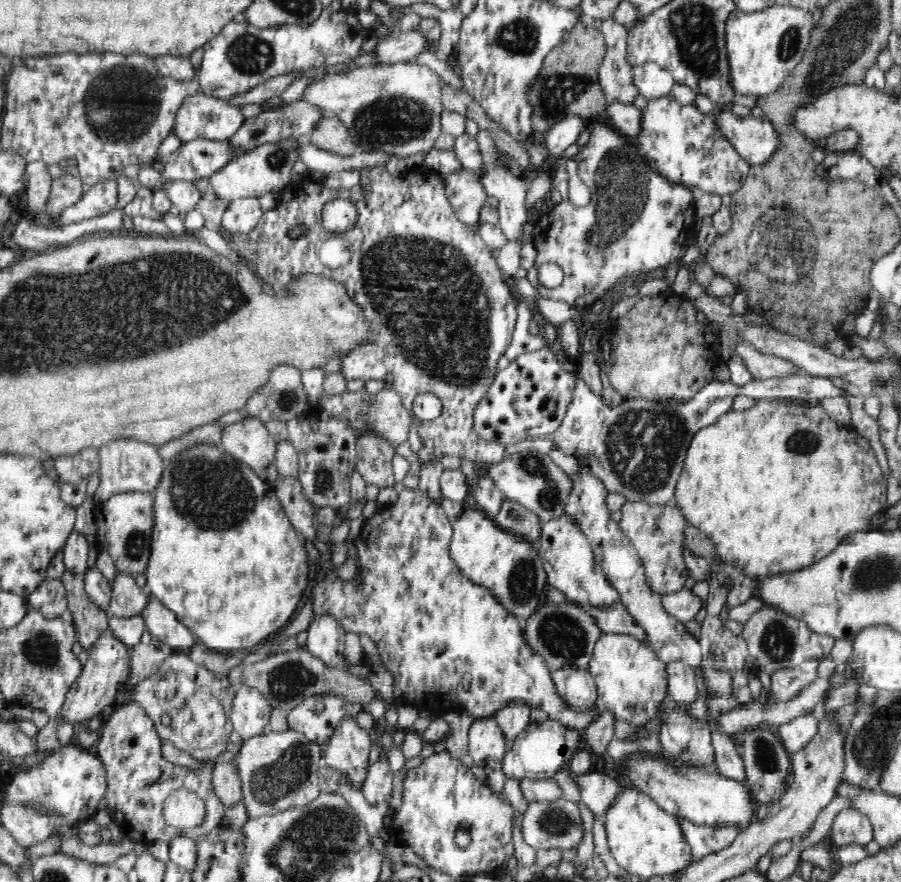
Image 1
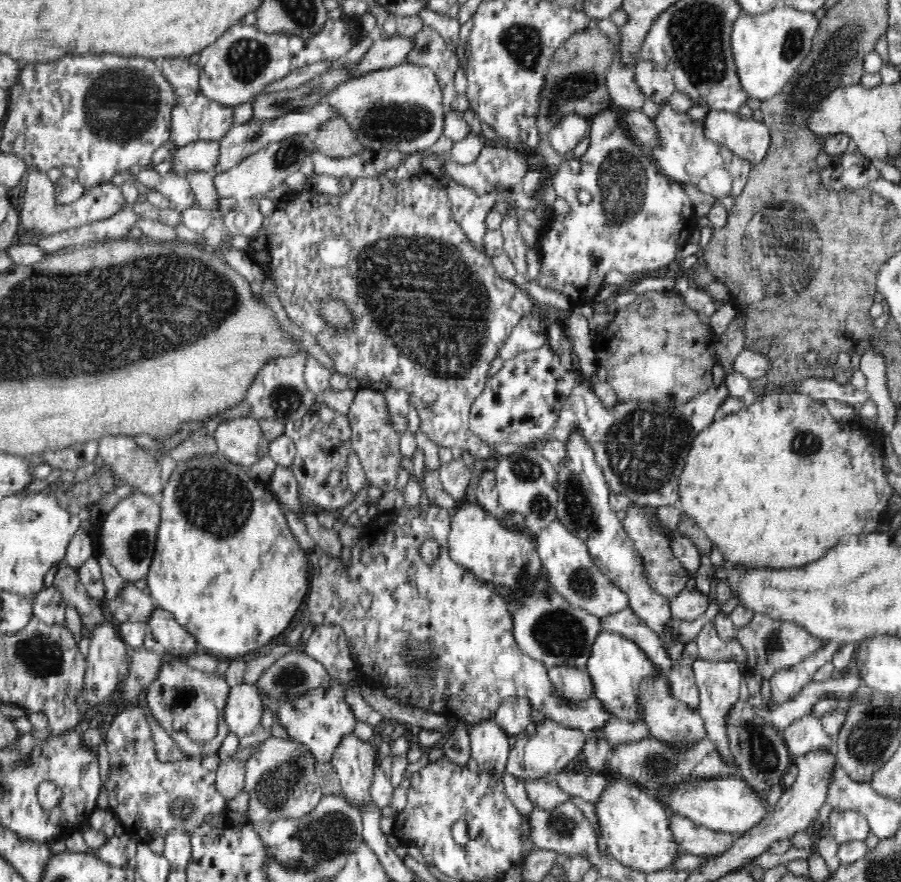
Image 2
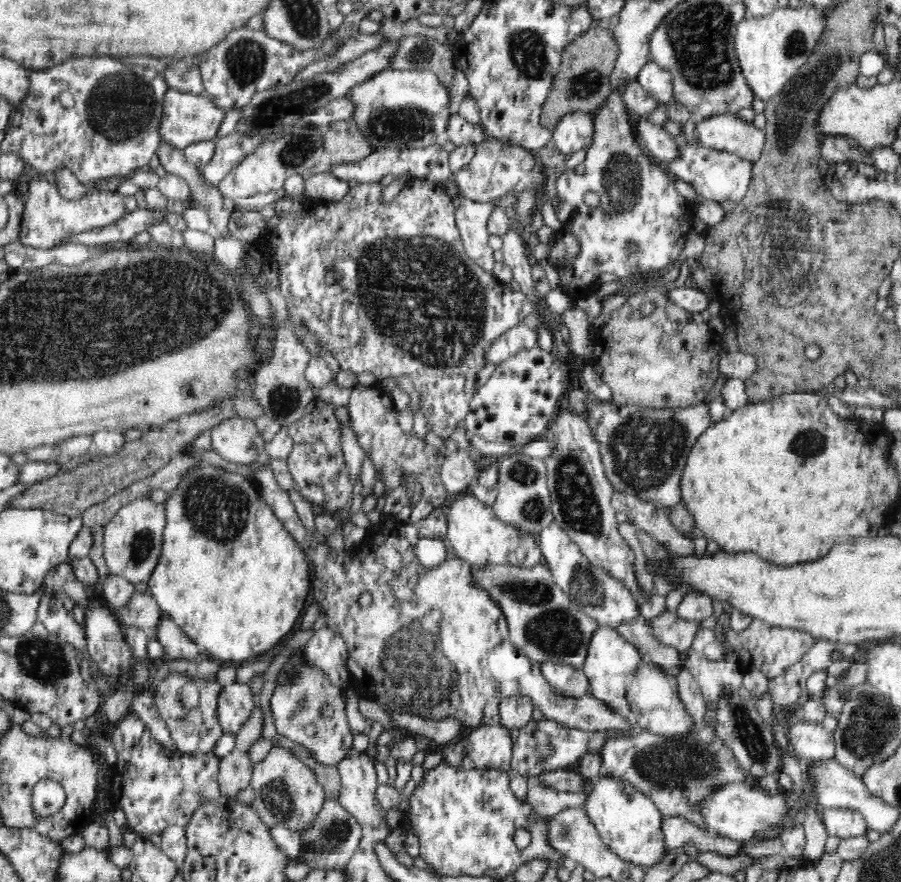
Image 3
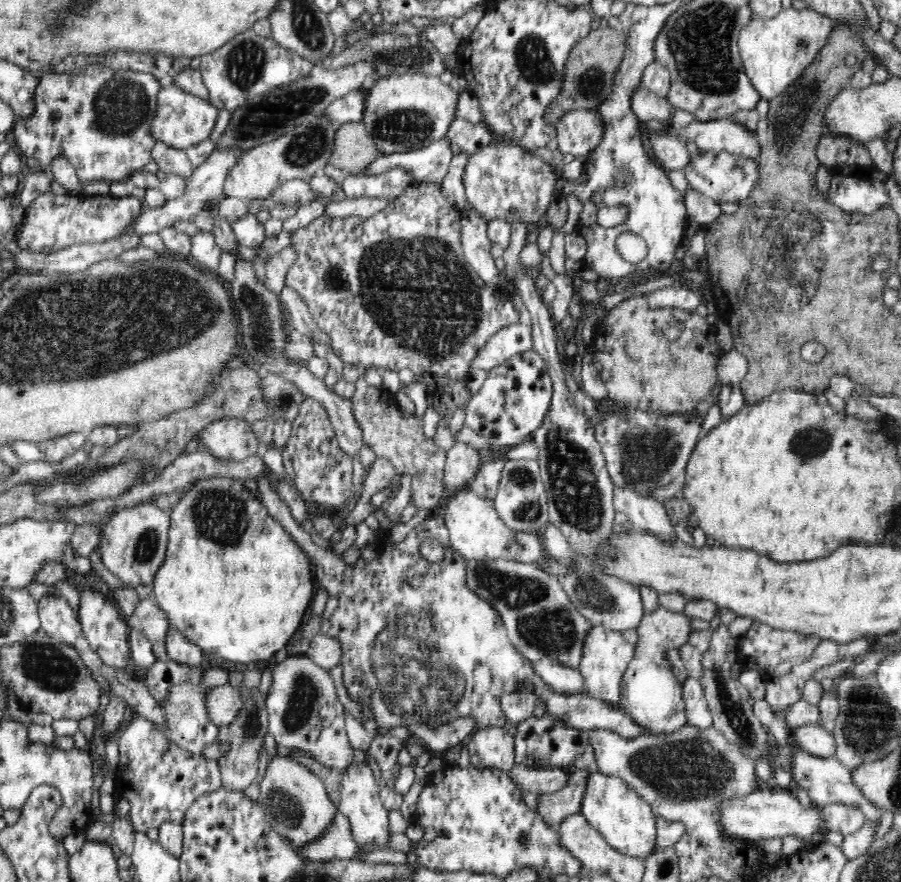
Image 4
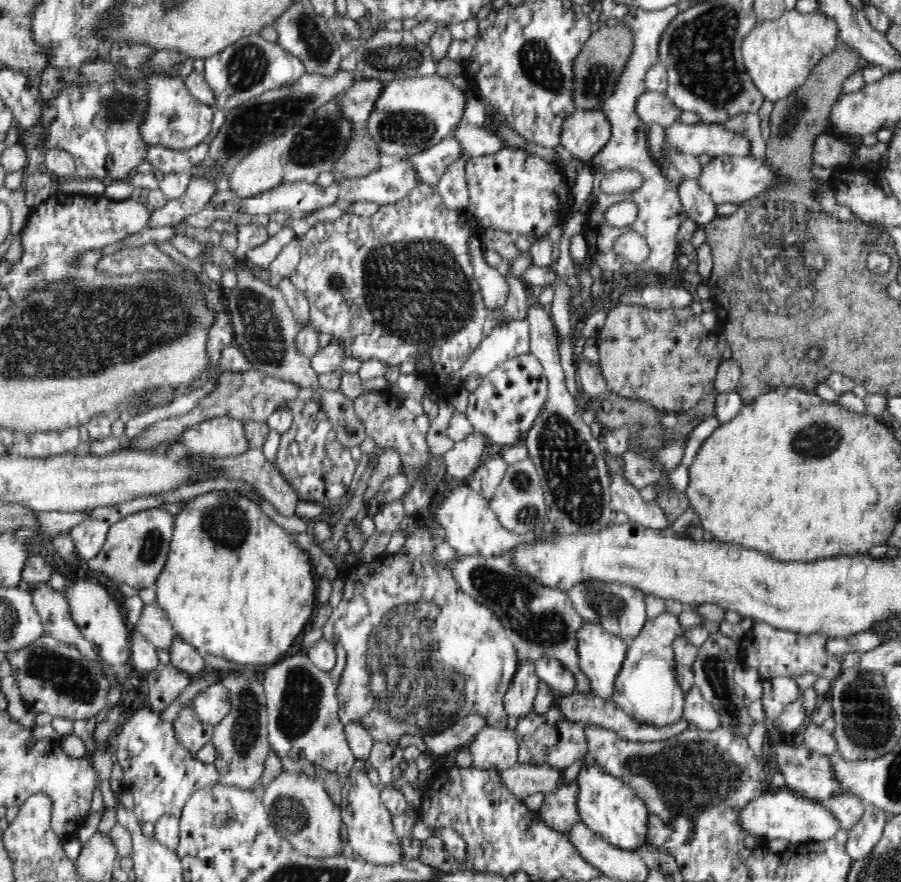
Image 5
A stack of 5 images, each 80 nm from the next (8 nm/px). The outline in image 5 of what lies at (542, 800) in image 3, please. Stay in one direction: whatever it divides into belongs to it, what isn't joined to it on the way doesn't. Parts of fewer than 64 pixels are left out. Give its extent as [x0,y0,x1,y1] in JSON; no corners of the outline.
[539,780,581,834]

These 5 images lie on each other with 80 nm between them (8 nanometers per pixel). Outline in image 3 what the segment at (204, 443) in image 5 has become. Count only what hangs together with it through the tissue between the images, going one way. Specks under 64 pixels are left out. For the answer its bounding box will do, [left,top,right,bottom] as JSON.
[210,418,266,464]

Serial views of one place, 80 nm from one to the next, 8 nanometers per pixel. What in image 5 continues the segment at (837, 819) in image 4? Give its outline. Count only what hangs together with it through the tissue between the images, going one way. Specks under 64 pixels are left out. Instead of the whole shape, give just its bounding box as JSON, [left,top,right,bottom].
[826,792,866,829]

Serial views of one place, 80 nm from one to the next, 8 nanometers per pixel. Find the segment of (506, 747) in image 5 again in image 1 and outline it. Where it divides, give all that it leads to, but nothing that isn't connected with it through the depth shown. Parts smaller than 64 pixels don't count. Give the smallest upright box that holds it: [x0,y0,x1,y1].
[467,716,508,803]

